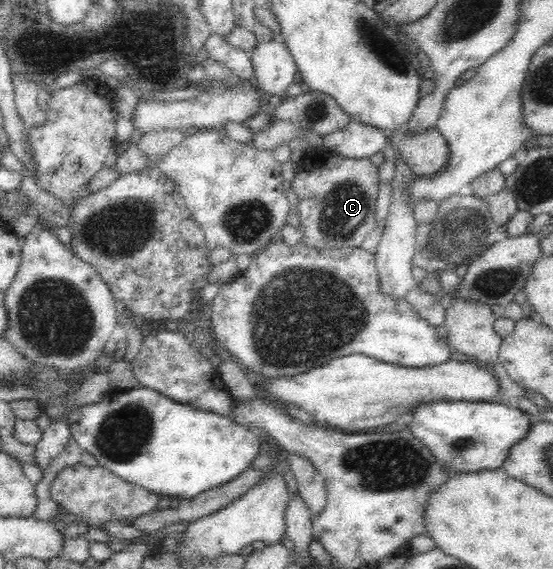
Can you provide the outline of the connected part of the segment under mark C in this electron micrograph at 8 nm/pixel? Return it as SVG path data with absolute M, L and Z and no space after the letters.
M324 147L311 148L307 156L299 161L297 174L290 181L290 189L299 199L299 228L303 231L302 242L315 246L317 249L342 249L344 247L359 247L369 233L376 227L376 199L380 191L378 166L372 163L370 157L354 159L336 154L330 154Z

